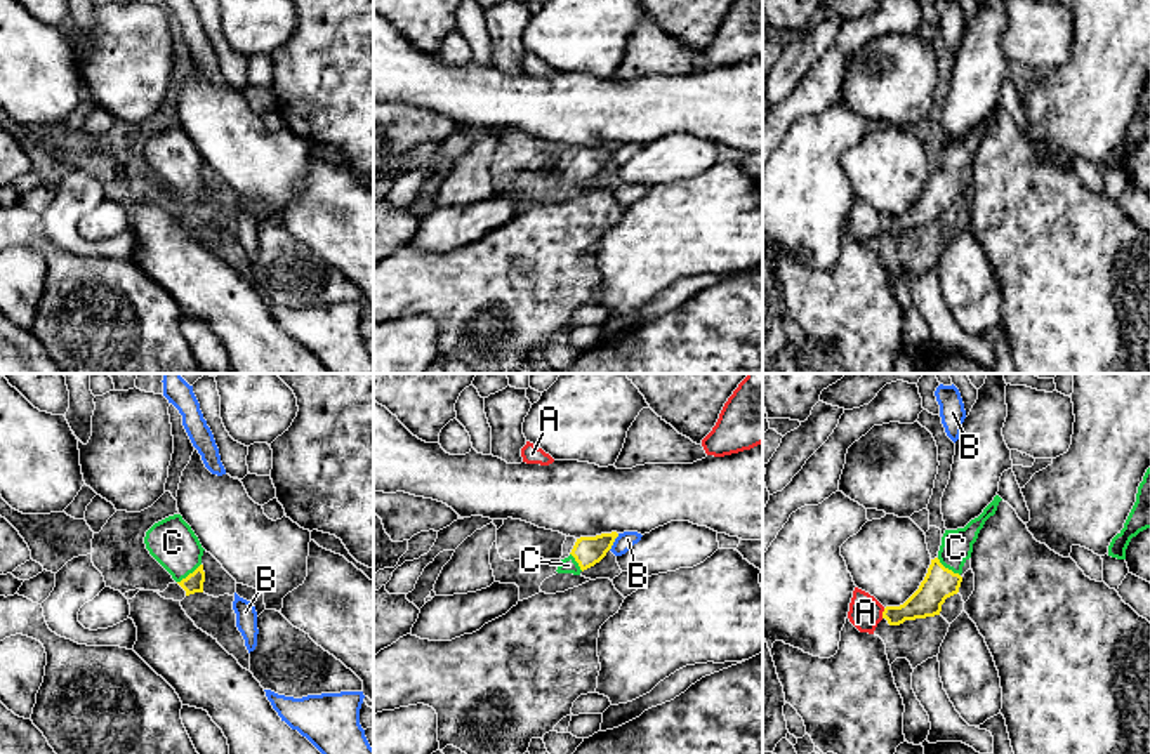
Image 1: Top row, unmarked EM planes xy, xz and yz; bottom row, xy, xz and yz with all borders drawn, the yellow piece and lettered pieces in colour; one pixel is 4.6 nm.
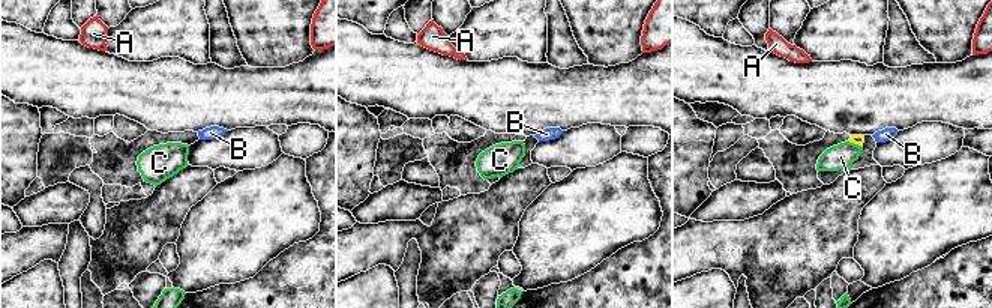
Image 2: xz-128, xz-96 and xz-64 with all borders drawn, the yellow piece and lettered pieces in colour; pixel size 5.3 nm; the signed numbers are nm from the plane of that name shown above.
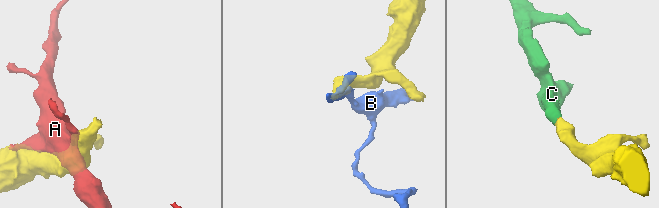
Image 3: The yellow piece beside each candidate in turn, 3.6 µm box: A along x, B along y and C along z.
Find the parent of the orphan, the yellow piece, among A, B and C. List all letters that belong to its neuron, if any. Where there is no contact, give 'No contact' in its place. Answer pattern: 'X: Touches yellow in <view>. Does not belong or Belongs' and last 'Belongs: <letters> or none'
A: Touches yellow in yz. Does not belong
B: Touches yellow in xz. Does not belong
C: Touches yellow in yz. Belongs
Belongs: C

